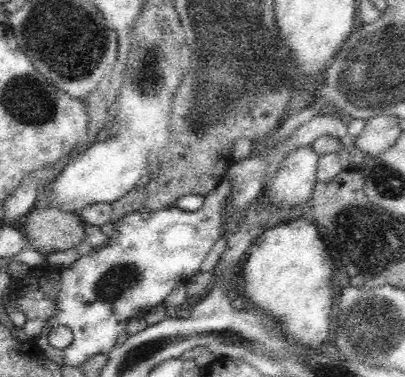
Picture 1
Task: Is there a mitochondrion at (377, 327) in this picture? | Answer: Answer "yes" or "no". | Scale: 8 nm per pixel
yes

